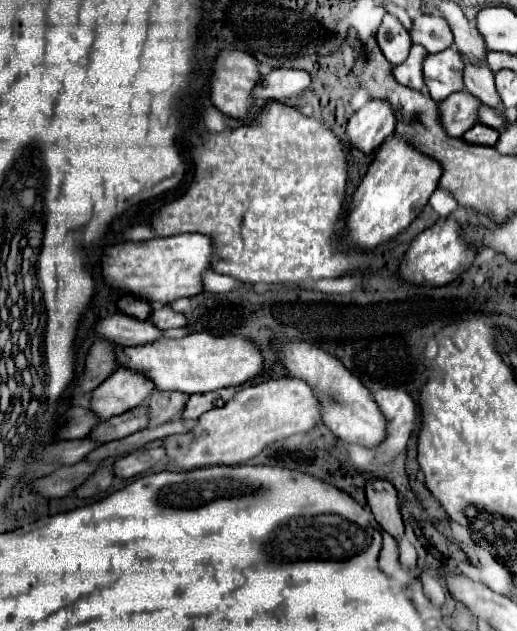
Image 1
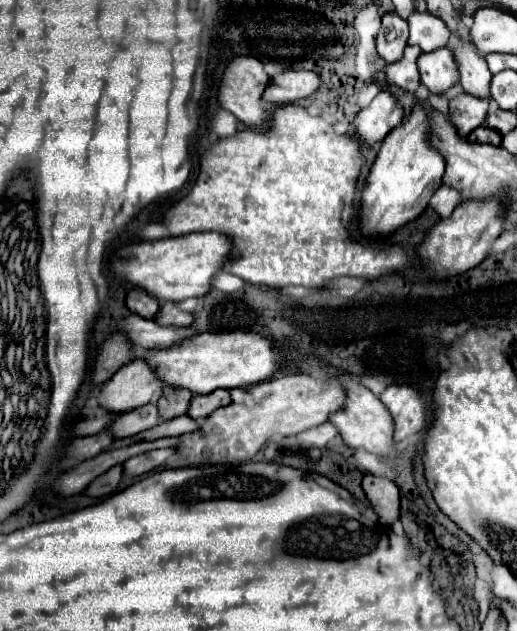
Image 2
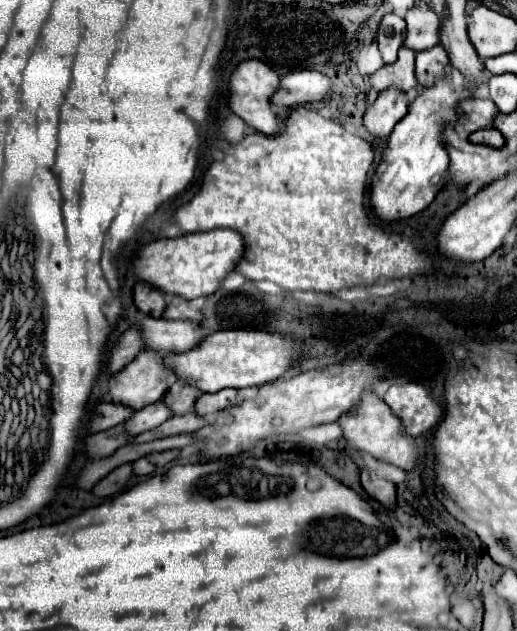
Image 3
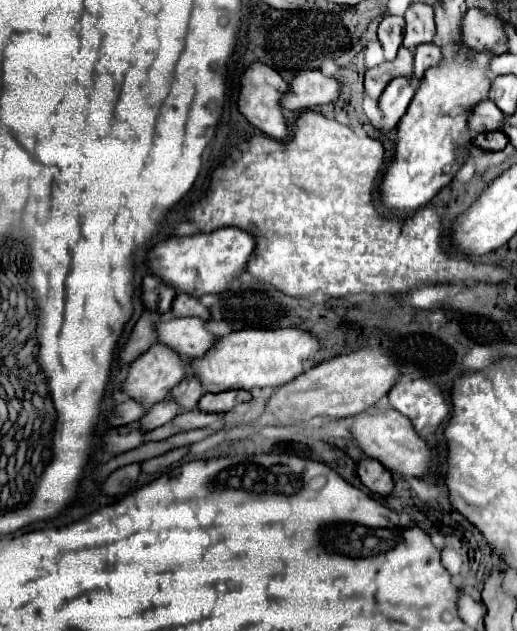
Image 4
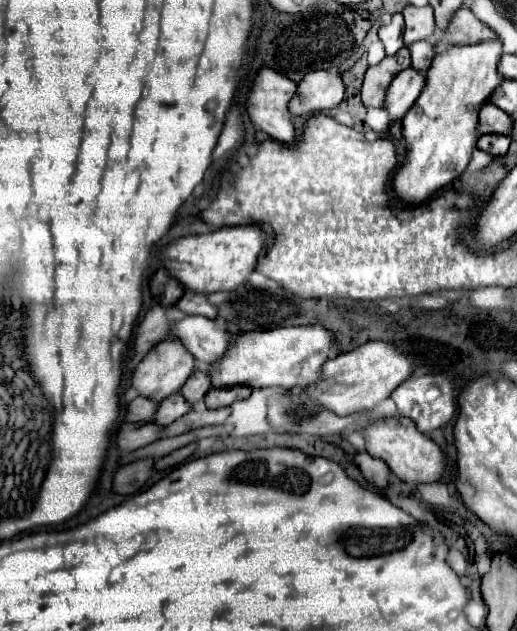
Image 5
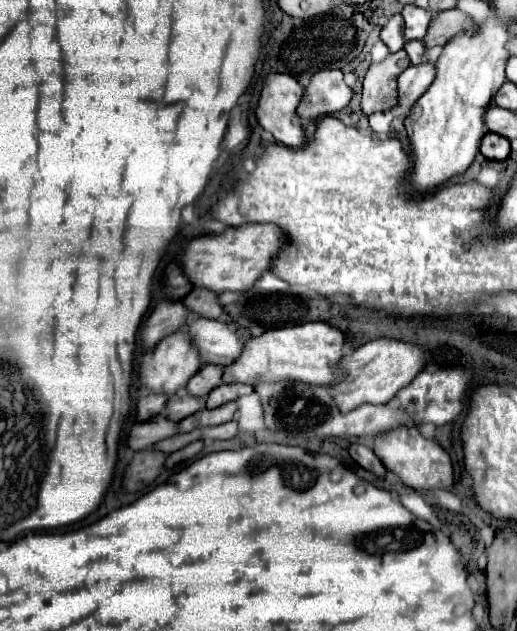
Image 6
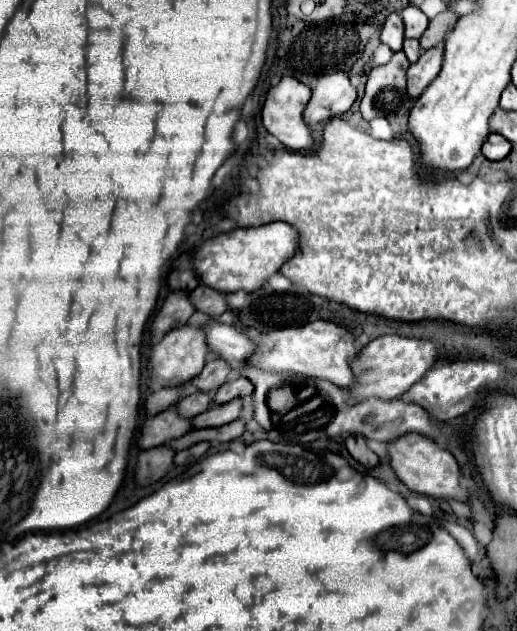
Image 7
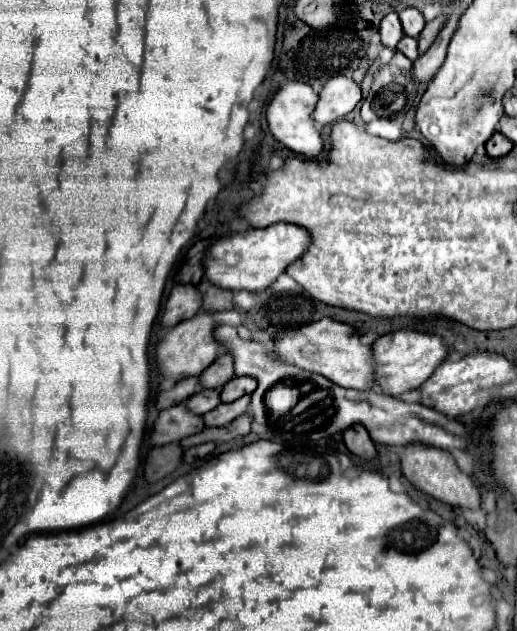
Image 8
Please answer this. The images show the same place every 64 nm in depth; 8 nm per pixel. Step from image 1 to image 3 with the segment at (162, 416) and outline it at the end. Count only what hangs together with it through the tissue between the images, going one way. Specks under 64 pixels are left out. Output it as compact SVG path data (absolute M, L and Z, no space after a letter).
M178 380L178 382L172 384L172 388L168 388L164 402L168 404L168 408L174 414L186 414L186 412L192 412L194 410L196 398L198 398L196 386L188 384L184 380Z

